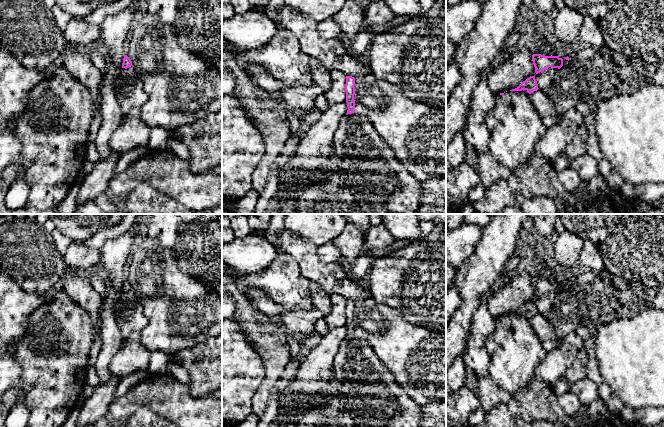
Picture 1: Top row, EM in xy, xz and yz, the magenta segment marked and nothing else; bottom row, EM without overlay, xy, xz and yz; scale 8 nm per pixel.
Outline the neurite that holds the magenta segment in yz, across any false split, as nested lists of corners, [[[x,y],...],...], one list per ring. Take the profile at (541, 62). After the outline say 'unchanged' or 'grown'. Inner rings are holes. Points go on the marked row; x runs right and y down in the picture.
[[[533,54],[532,61],[535,67],[535,73],[538,74],[549,67],[560,69],[563,66],[563,59],[558,56],[545,56],[541,54]]]; unchanged

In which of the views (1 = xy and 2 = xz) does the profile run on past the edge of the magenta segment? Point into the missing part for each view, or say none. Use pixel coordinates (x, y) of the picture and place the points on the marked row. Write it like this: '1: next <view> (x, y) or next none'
1: next none
2: next none

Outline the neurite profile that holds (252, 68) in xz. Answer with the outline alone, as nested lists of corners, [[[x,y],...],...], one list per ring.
[[[250,64],[245,68],[246,72],[250,73],[250,74],[256,74],[256,75],[260,75],[260,74],[267,74],[267,71],[264,67],[260,66],[260,65],[255,65],[255,64]]]

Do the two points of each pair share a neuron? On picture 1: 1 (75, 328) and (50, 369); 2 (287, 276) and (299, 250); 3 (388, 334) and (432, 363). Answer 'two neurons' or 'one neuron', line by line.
1: one neuron
2: two neurons
3: one neuron

